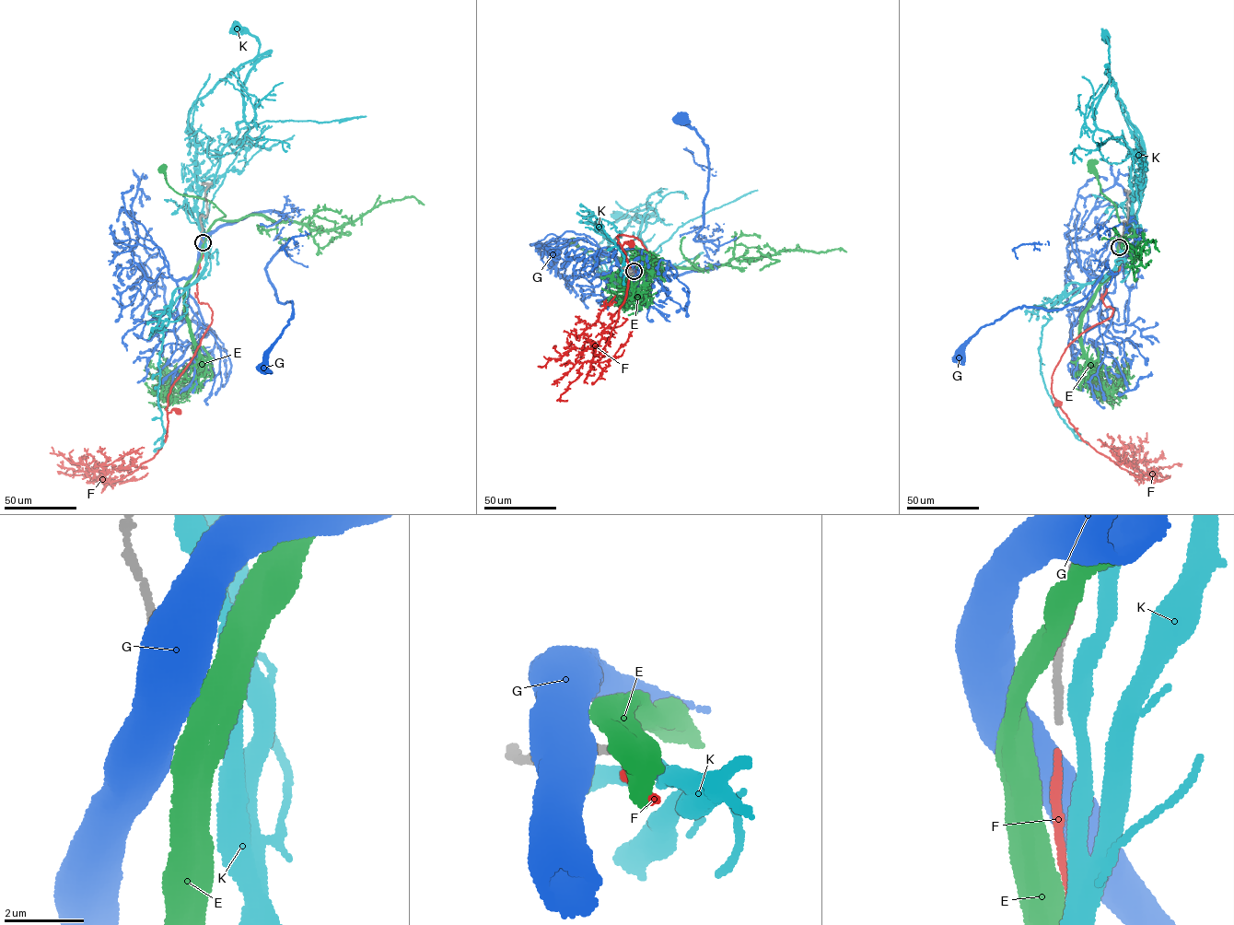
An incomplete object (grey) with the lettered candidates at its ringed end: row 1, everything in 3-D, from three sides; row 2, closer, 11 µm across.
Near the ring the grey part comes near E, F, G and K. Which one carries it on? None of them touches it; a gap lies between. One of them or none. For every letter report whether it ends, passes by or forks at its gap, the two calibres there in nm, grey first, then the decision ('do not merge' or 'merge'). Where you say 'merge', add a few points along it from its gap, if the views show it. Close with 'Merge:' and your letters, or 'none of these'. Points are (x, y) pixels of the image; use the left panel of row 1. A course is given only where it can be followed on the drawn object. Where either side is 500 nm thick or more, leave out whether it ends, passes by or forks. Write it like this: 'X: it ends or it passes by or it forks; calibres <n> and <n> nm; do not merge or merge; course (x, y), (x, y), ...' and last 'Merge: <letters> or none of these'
E: calibres 190 and 550 nm; do not merge
F: it ends; calibres 190 and 180 nm; merge; course (203, 243), (196, 297), (212, 311), (212, 320), (191, 361), (170, 388), (168, 415), (172, 410), (179, 411)
G: calibres 190 and 700 nm; do not merge
K: it passes by; calibres 190 and 400 nm; do not merge
Merge: F

